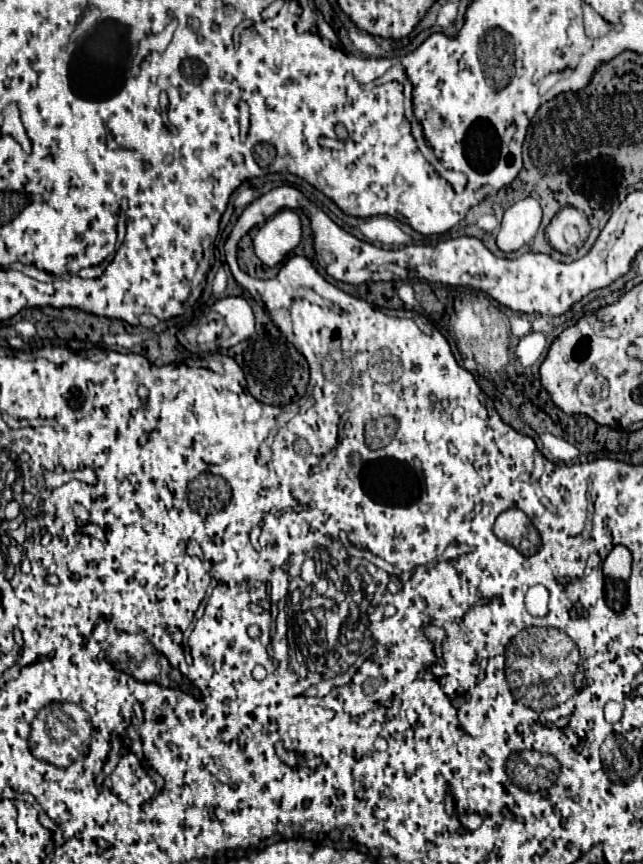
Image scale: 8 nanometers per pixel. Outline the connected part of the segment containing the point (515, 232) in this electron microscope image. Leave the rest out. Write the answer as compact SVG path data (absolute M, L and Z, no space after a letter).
M525 198L505 210L501 230L497 234L497 246L503 252L515 252L523 248L541 224L541 206L535 198Z

